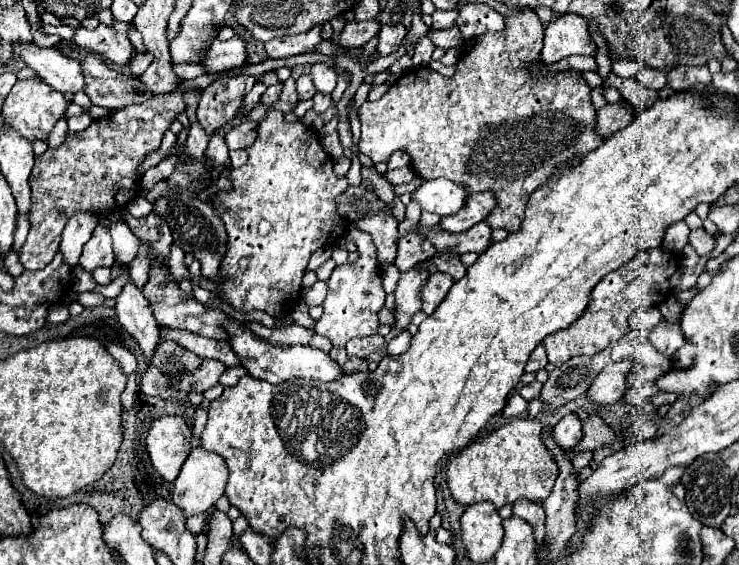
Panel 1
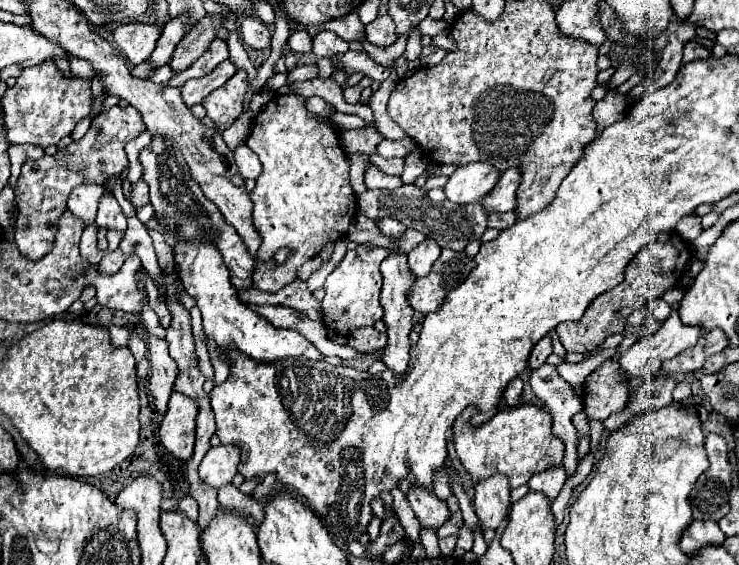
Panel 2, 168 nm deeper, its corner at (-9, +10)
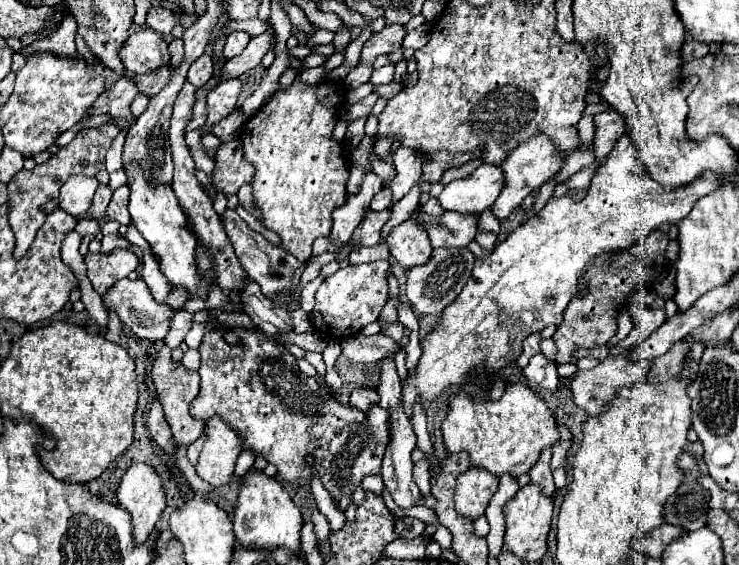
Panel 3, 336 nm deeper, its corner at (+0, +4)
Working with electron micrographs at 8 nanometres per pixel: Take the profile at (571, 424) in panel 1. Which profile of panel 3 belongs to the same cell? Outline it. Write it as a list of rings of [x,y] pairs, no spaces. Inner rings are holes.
[[[558,427],[560,431],[560,441],[552,445],[552,473],[554,473],[554,483],[556,491],[560,491],[566,485],[566,465],[568,465],[568,451],[572,447],[572,433],[566,427]]]

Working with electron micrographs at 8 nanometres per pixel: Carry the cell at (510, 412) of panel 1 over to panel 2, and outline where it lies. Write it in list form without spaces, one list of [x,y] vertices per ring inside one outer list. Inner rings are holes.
[[[517,377],[517,379],[513,379],[513,381],[507,385],[507,389],[505,389],[505,401],[507,401],[507,405],[509,405],[509,407],[515,407],[515,405],[519,403],[521,393],[523,393],[523,381]]]

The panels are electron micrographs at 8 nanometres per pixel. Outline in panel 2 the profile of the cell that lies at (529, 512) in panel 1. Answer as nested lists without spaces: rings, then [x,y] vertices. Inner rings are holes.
[[[553,467],[553,469],[547,469],[543,473],[537,473],[527,485],[529,485],[531,491],[543,493],[549,499],[549,503],[553,503],[559,495],[561,487],[565,485],[565,469]]]

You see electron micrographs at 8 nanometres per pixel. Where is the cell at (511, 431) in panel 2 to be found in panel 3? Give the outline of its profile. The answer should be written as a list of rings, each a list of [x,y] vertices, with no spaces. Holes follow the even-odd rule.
[[[508,383],[498,401],[478,401],[464,391],[456,393],[442,421],[442,437],[450,453],[468,451],[474,467],[482,467],[494,475],[510,473],[518,477],[530,471],[542,447],[556,443],[560,433],[552,411],[528,385]]]

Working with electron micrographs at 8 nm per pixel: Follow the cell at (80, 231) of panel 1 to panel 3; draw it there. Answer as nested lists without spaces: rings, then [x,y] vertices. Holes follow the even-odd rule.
[[[72,175],[60,189],[60,207],[72,217],[82,217],[96,193],[98,181],[86,175]]]

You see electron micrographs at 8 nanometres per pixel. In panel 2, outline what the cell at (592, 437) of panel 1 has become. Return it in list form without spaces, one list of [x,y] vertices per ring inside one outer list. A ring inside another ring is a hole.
[[[607,359],[587,377],[583,403],[589,419],[605,421],[609,415],[623,411],[627,399],[627,383],[617,361]]]

